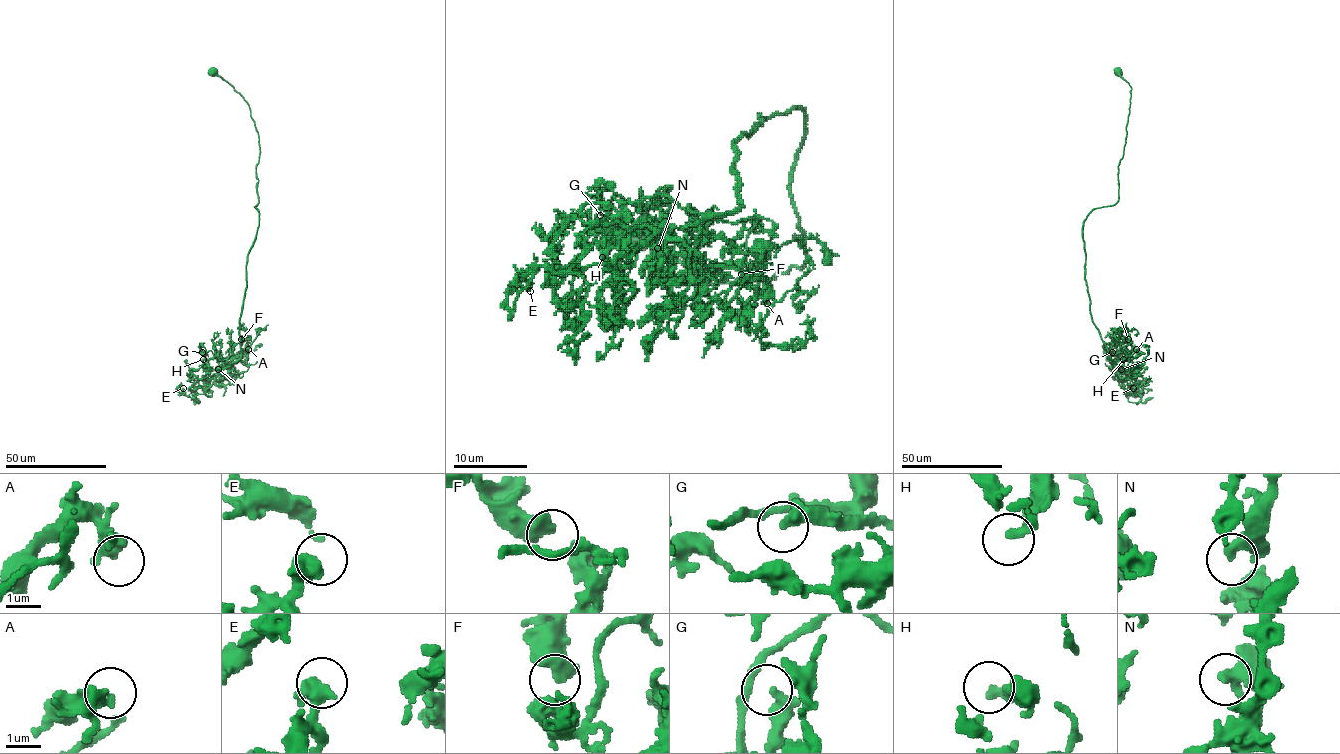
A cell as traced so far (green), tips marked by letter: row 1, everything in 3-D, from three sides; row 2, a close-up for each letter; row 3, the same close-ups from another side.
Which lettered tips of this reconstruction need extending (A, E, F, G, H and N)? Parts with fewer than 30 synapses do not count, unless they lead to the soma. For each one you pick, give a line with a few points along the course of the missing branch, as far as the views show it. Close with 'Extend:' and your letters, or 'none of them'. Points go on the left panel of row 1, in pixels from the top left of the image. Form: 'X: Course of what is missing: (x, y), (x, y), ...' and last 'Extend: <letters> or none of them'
Extend: none of them

